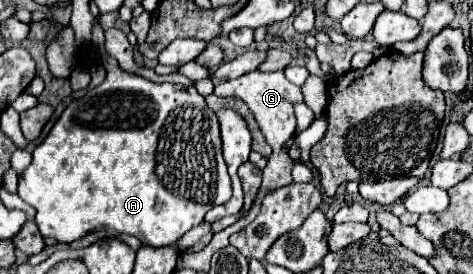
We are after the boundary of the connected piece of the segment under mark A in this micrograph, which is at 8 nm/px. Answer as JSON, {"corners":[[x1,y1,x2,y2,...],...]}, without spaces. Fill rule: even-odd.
{"corners":[[96,21,94,31,92,31,92,43,100,49,102,65,108,71,104,83,90,89,82,99,72,101,66,107,66,111,60,115,56,125,50,129,48,137,32,151,32,163,24,171,24,175,20,177,18,195,36,209,36,225,38,225,40,233,44,237,52,237,52,239,62,241,62,243,72,243,72,241,76,241,76,239,84,237,86,233,92,233,92,231,118,231,118,233,128,233,128,235,138,237,144,245,152,245,152,247,174,245,184,233,188,233,192,227,200,225,204,221,204,215,212,207,222,205,232,197,232,183,230,183,230,175,228,175,228,169,226,169,226,163,224,163,224,157,222,157,222,139,220,139,218,117,206,105,206,99,196,91,194,85,184,87,184,85,178,85,178,83,152,83,152,81,148,81,148,79,144,79,140,75,122,71,120,65,116,63,116,59,106,55,104,35,100,35,100,33,102,33,102,27]]}

